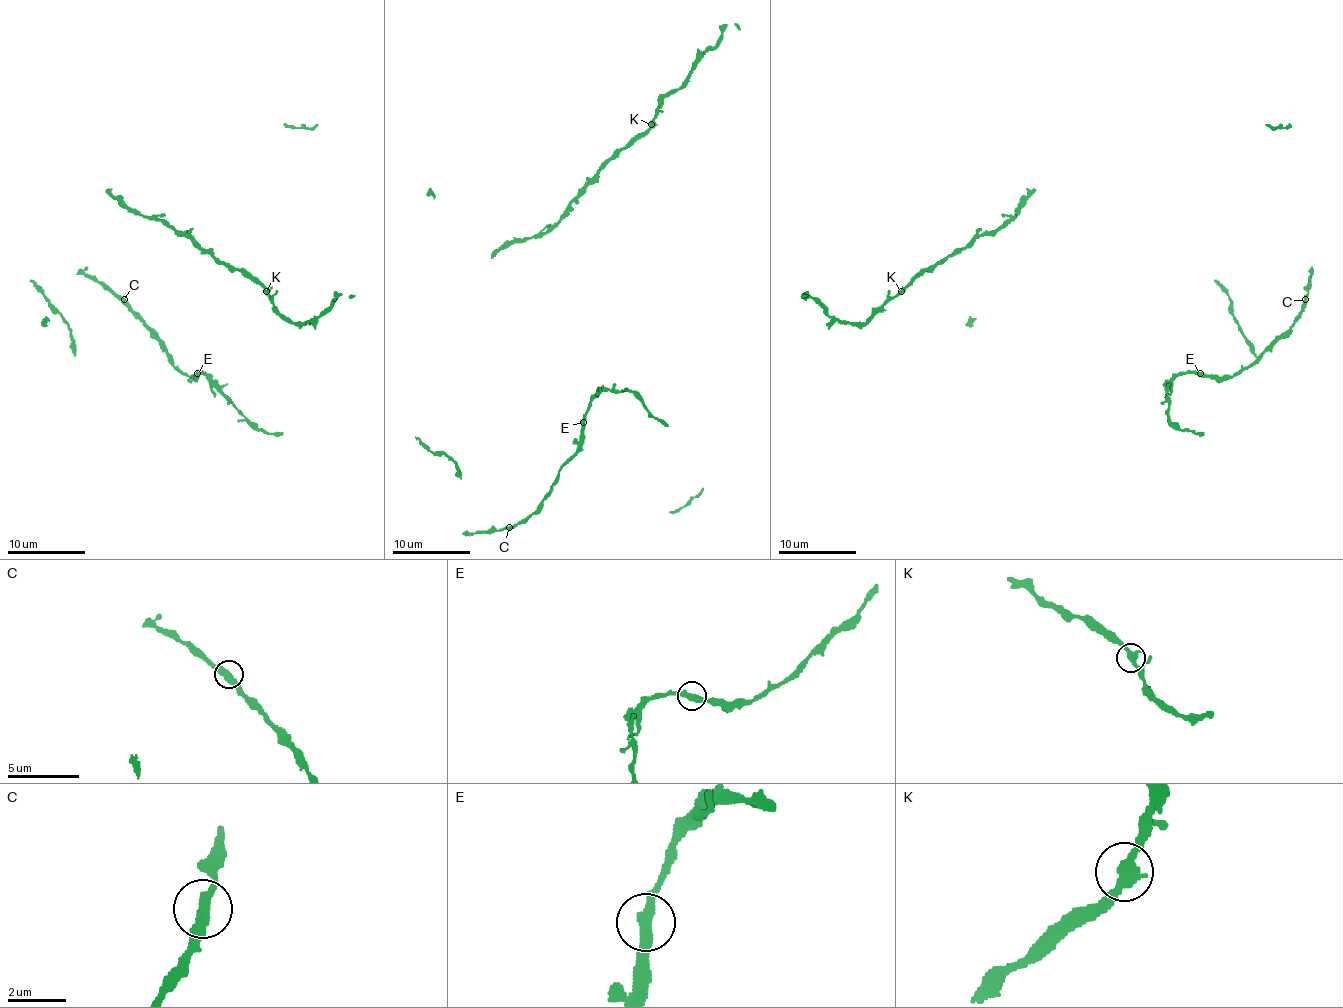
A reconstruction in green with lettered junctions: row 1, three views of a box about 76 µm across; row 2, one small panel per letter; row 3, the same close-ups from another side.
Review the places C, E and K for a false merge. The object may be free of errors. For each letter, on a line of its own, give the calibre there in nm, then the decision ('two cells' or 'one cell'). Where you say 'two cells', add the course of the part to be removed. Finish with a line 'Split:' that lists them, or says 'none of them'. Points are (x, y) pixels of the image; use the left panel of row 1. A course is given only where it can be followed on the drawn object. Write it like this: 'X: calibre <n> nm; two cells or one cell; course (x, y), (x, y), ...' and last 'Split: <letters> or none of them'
C: calibre 360 nm; one cell
E: calibre 360 nm; one cell
K: calibre 360 nm; one cell
Split: none of them

